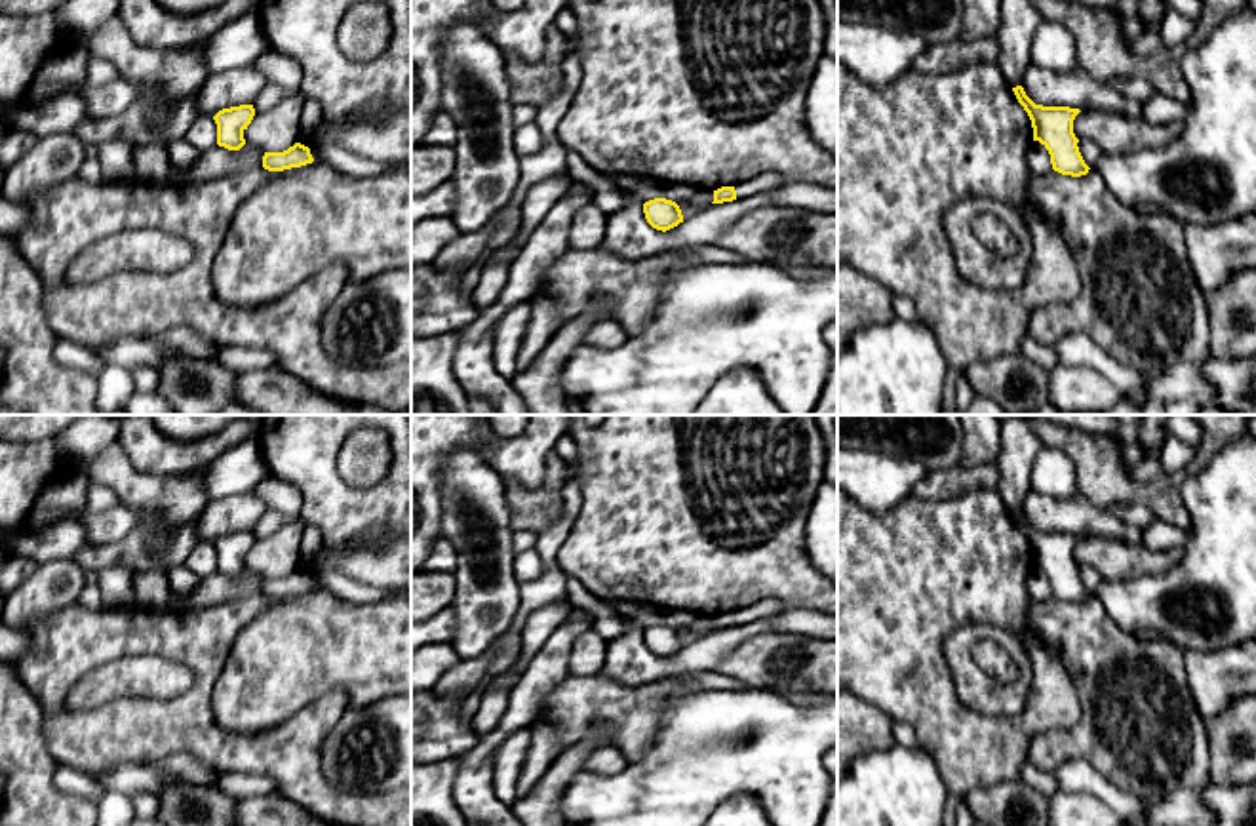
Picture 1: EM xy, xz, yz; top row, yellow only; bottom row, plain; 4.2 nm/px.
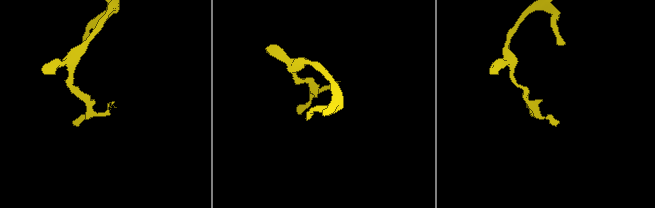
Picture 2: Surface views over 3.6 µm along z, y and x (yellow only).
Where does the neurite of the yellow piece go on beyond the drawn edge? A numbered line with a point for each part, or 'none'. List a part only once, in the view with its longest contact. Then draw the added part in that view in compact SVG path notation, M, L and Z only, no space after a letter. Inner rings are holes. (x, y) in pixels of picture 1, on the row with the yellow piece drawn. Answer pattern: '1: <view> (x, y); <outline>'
none

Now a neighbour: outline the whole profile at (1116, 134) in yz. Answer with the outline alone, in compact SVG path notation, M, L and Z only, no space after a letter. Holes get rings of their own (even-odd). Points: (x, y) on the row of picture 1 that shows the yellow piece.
M1081 110L1073 120L1073 133L1094 141L1104 154L1127 154L1142 148L1155 148L1182 131L1180 122L1155 126L1142 116L1125 116L1106 110Z

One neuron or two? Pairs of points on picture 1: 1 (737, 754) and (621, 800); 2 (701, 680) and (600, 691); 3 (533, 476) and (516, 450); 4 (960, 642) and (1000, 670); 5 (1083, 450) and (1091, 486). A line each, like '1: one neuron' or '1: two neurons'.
1: one neuron
2: one neuron
3: one neuron
4: two neurons
5: one neuron

